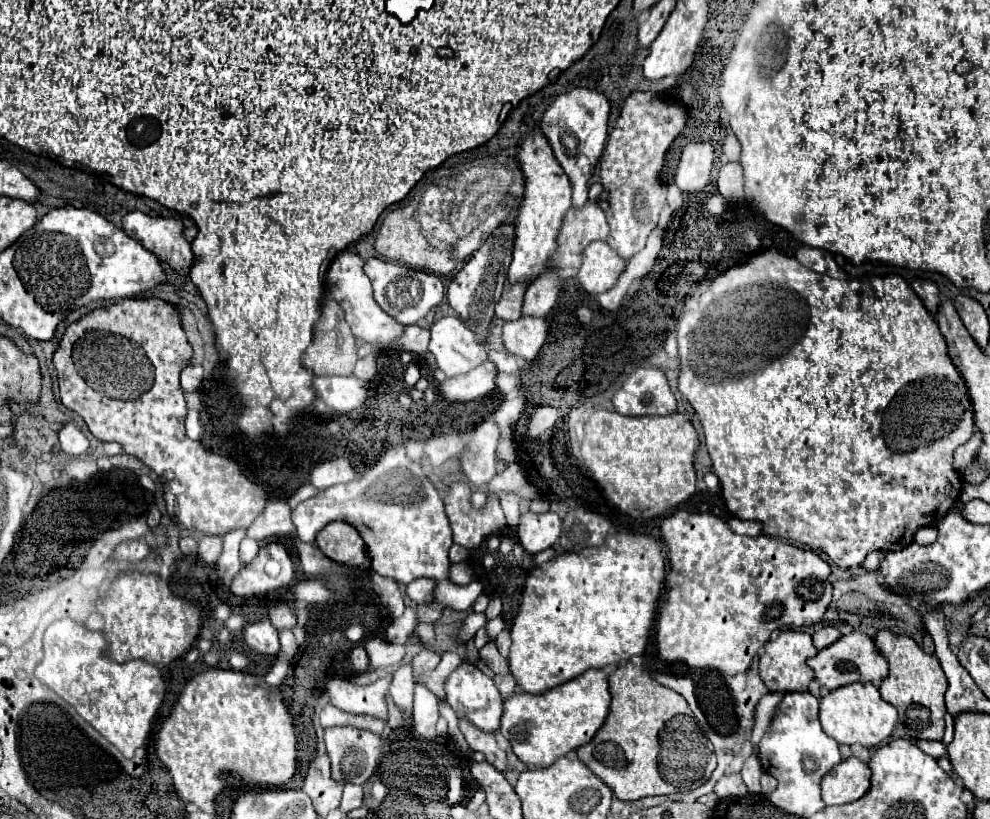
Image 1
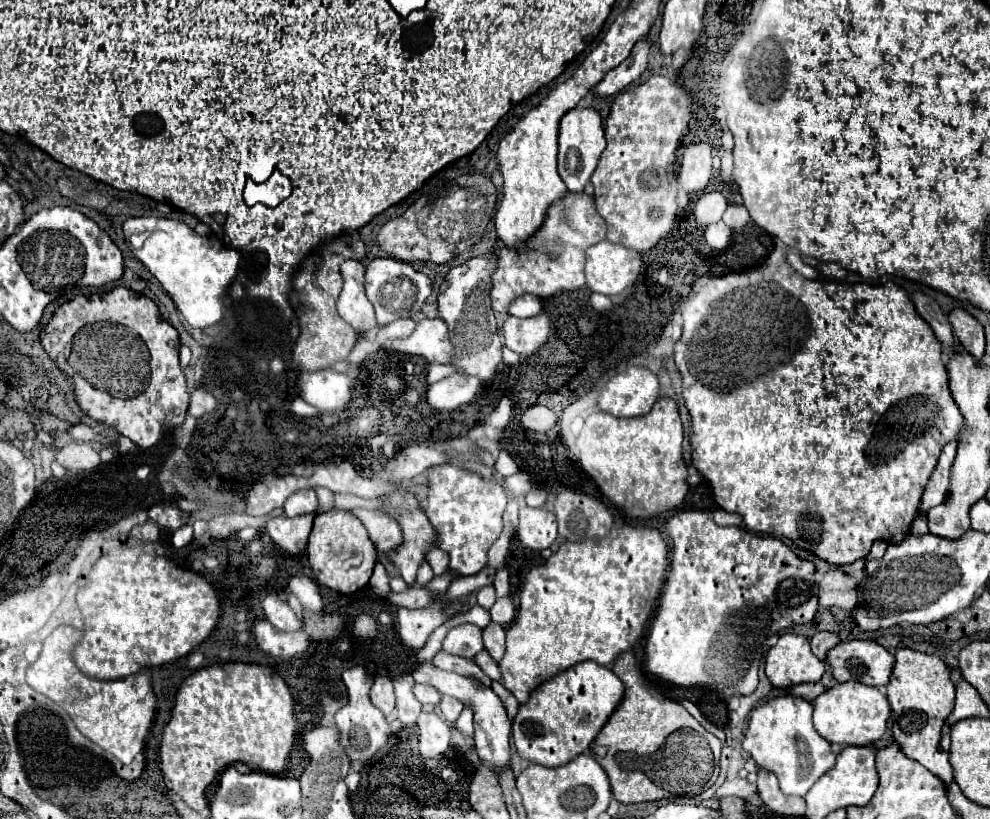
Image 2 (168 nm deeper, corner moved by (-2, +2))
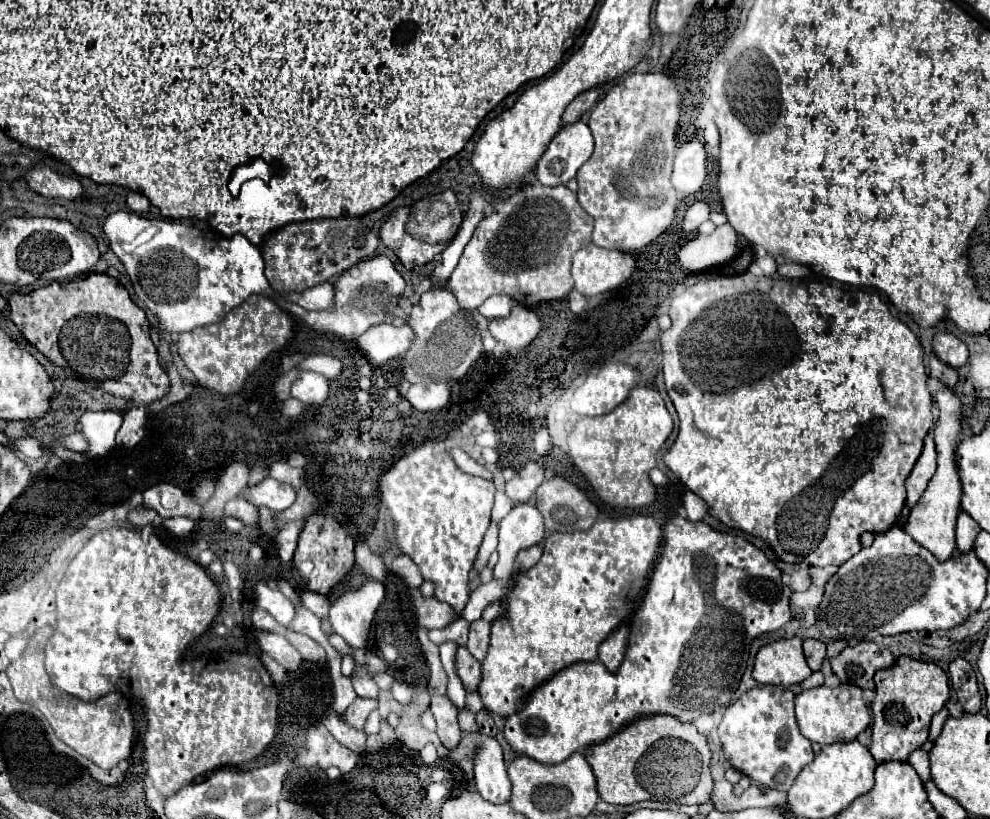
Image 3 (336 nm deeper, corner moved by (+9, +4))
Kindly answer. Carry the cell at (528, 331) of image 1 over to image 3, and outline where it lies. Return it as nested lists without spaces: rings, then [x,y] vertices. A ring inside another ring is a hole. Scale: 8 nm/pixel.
[[[515,306],[509,316],[489,322],[489,332],[493,334],[493,338],[503,342],[507,348],[517,350],[527,348],[537,338],[539,330],[539,316],[525,306]]]

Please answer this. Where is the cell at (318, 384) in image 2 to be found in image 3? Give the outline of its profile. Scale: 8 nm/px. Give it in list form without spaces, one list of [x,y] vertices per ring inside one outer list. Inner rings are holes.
[[[299,372],[299,376],[291,384],[291,396],[305,404],[321,404],[327,394],[327,378],[317,372]]]

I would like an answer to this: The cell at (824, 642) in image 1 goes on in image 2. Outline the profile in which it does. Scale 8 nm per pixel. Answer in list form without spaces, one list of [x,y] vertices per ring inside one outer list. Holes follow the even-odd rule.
[[[818,632],[818,634],[812,636],[812,652],[814,652],[820,660],[824,660],[824,658],[826,658],[826,652],[828,652],[832,646],[836,646],[838,642],[840,642],[840,638],[838,638],[836,632]]]

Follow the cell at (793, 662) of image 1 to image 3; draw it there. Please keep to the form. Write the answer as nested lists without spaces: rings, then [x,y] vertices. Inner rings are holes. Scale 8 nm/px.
[[[783,638],[765,644],[755,656],[753,678],[759,684],[789,688],[801,684],[807,676],[811,676],[811,668],[805,664],[801,638]]]

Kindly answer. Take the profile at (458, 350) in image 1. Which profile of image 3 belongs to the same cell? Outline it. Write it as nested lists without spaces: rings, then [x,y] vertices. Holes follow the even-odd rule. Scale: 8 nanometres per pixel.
[[[377,324],[369,328],[359,340],[359,348],[375,362],[375,364],[387,364],[387,360],[393,360],[409,348],[413,340],[413,332],[409,332],[409,326],[393,326],[393,324]]]

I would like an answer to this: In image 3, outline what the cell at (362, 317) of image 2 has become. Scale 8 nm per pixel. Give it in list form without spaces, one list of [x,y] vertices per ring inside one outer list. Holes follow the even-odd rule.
[[[135,212],[111,214],[103,224],[103,232],[109,238],[115,256],[123,262],[135,296],[157,318],[157,328],[151,328],[153,336],[157,330],[179,334],[197,326],[221,322],[229,310],[251,294],[293,302],[305,310],[333,308],[333,284],[329,282],[305,292],[291,292],[289,296],[273,290],[263,274],[263,262],[257,262],[263,260],[259,248],[241,234],[225,238],[195,226],[169,220],[147,220]],[[158,259],[161,262],[157,264]]]

